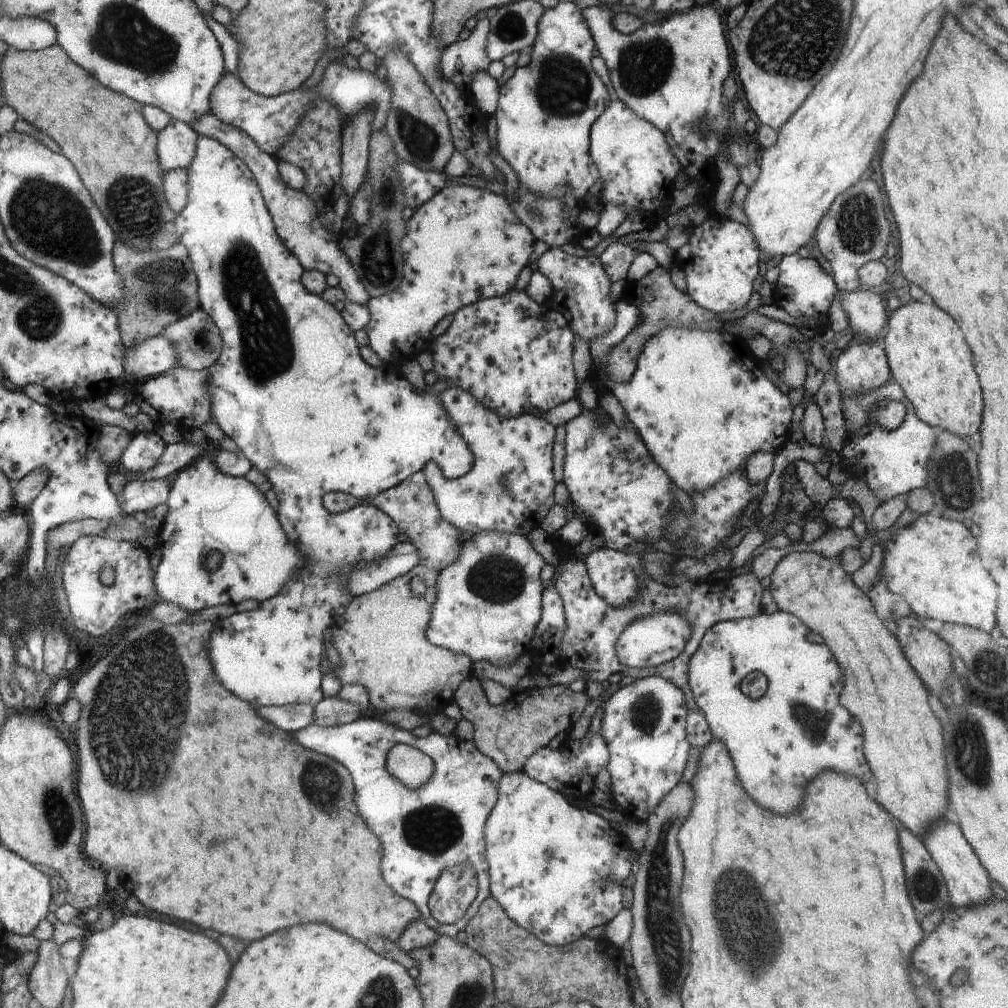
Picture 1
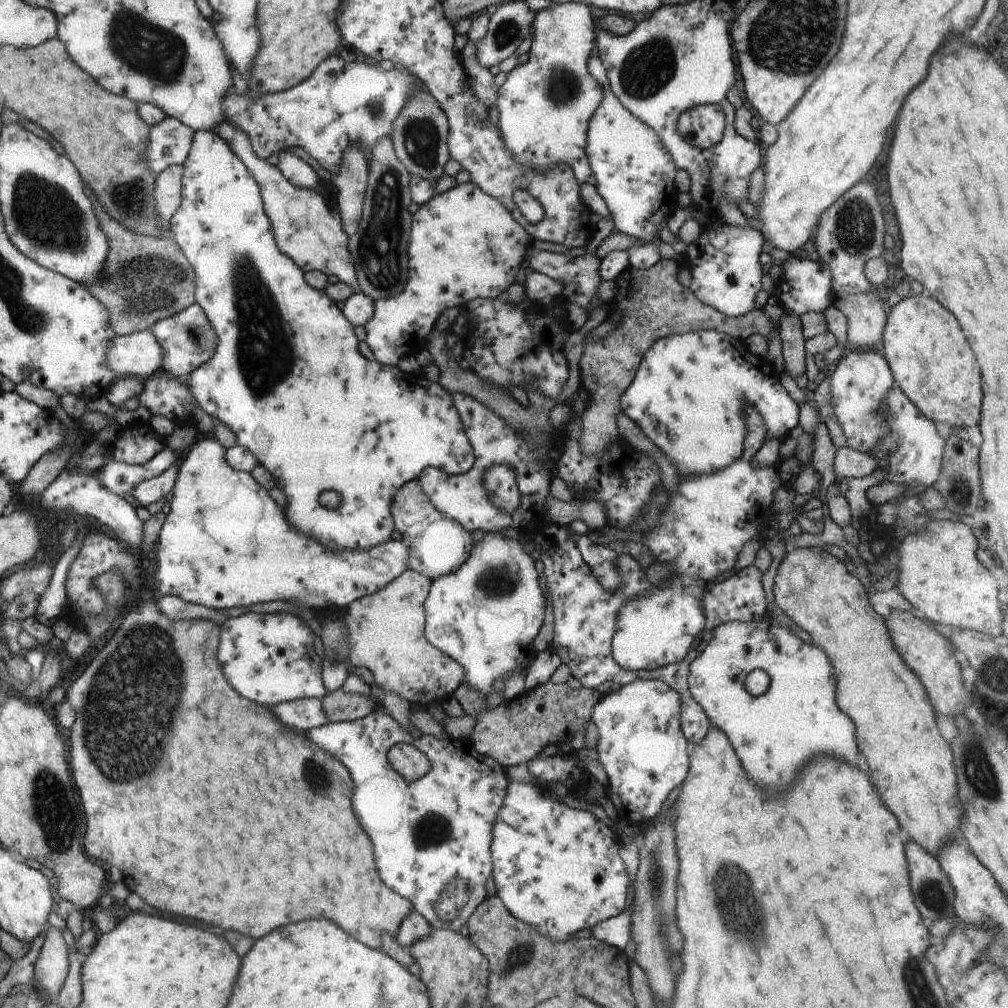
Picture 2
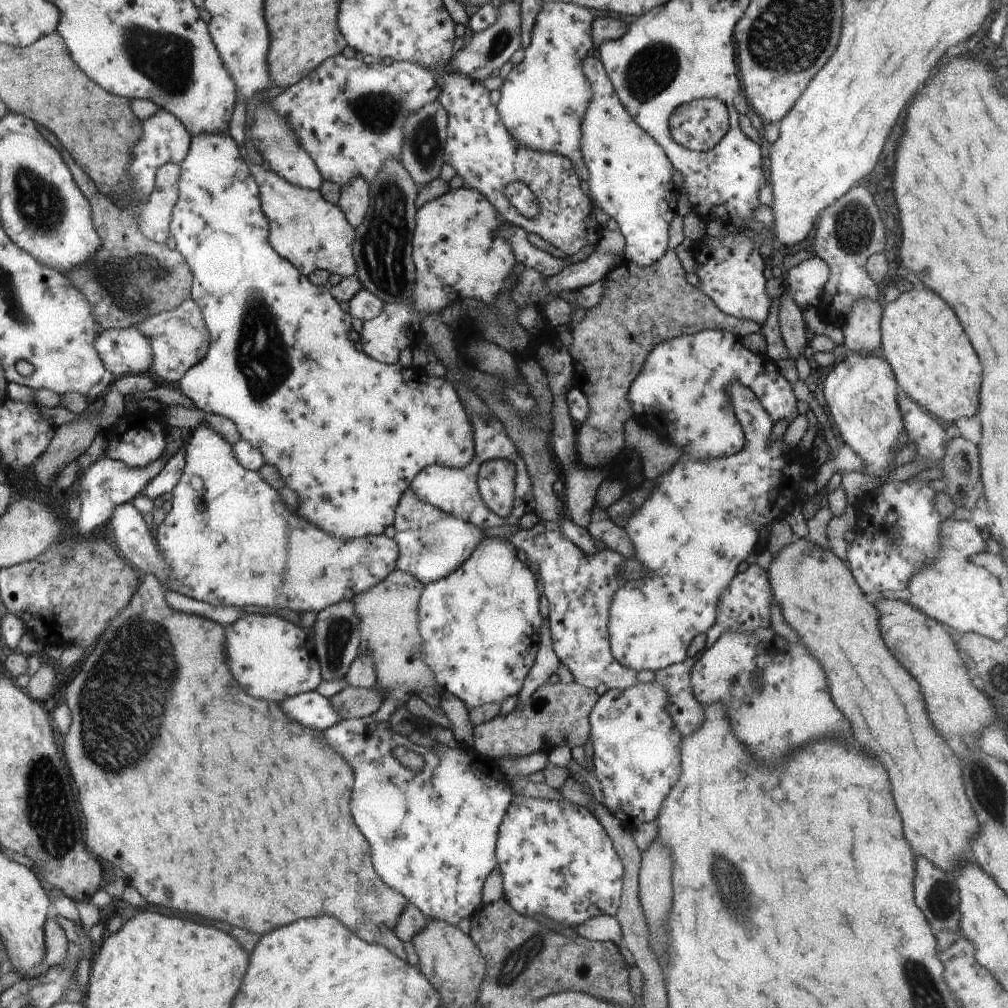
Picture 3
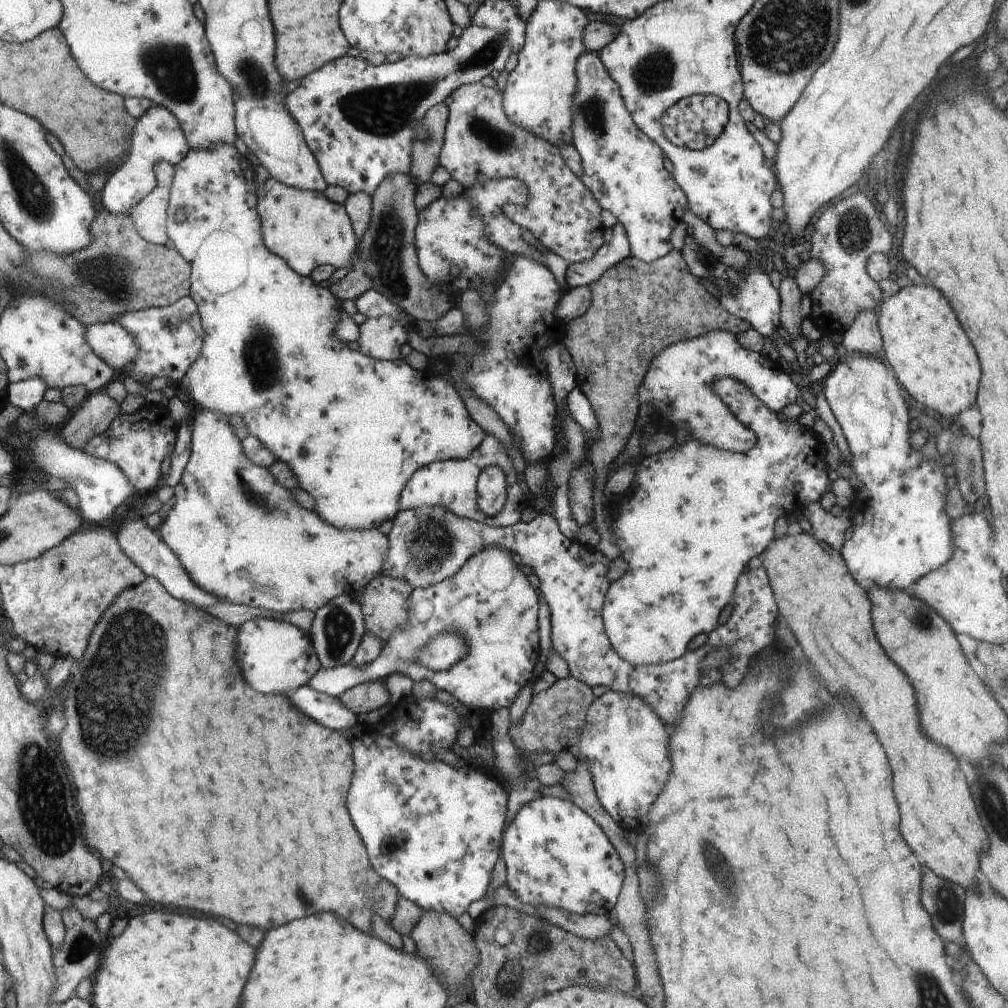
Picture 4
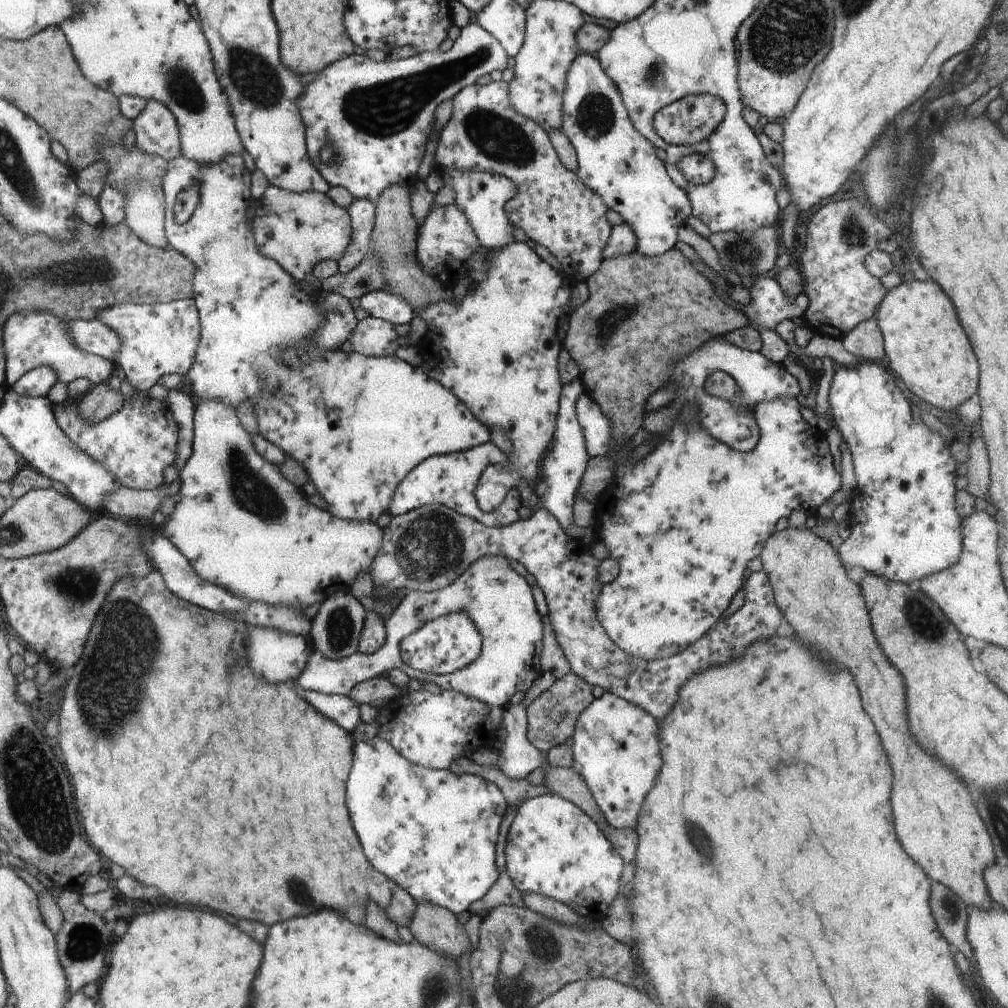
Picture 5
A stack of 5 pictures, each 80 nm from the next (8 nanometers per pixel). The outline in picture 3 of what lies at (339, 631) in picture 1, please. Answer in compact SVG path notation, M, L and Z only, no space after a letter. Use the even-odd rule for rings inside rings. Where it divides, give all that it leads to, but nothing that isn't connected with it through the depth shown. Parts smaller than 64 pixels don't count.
M395 571L353 599L354 614L360 618L360 648L357 656L372 656L378 686L384 689L408 686L412 695L418 695L426 688L435 688L443 694L445 690L436 684L432 670L428 670L428 664L422 662L418 654L422 646L418 632L418 598L422 590L424 585L416 578Z

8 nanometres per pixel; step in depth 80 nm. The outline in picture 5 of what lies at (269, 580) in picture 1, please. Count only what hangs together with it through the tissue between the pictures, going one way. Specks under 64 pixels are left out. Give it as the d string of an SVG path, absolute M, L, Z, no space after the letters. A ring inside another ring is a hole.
M196 398L195 410L193 418L193 444L192 453L184 468L180 471L180 502L176 504L174 513L167 518L166 526L162 530L162 537L168 538L185 558L188 558L190 566L196 570L196 574L210 584L216 584L224 590L228 590L230 594L240 594L242 598L248 600L256 600L257 602L264 602L264 604L272 604L272 606L292 606L292 608L308 609L312 604L318 604L327 600L332 594L349 593L353 584L358 578L358 574L362 572L369 572L372 568L372 562L376 558L376 552L380 550L382 544L382 529L380 529L374 522L356 522L356 520L342 520L332 516L327 510L320 510L314 504L308 502L304 492L288 478L284 478L280 468L271 464L268 460L264 460L258 450L254 450L254 442L252 442L252 434L244 430L244 426L238 420L237 408L226 406L224 400L216 400L216 398Z

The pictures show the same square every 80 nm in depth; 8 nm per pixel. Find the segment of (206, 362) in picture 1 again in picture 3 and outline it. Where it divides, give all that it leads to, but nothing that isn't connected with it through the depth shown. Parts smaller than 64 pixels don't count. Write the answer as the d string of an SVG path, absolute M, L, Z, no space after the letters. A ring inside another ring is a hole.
M184 300L180 306L172 308L172 311L150 314L148 318L142 318L142 322L134 326L150 345L152 350L152 364L149 374L157 381L173 386L180 378L204 359L210 346L210 334L206 328L200 308L191 300Z

